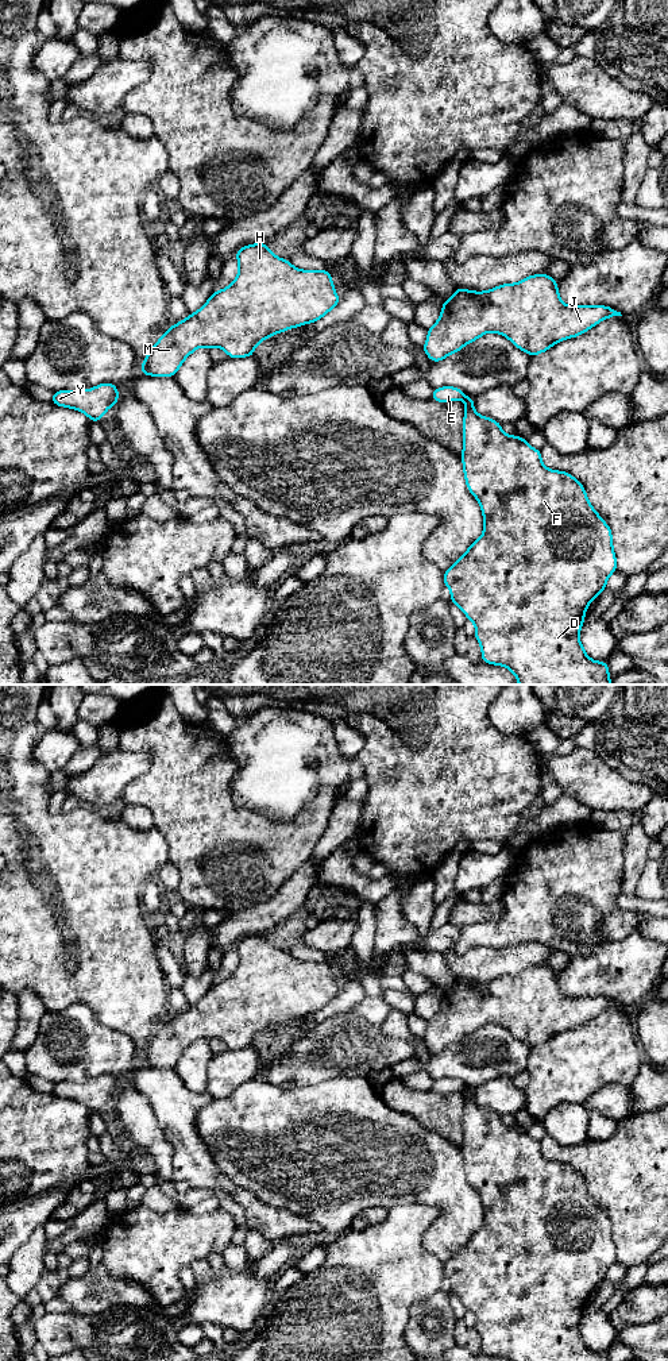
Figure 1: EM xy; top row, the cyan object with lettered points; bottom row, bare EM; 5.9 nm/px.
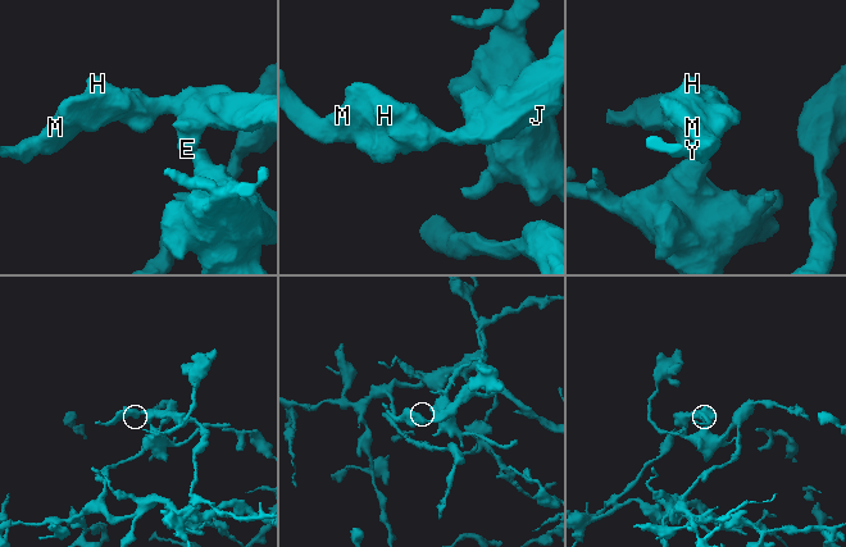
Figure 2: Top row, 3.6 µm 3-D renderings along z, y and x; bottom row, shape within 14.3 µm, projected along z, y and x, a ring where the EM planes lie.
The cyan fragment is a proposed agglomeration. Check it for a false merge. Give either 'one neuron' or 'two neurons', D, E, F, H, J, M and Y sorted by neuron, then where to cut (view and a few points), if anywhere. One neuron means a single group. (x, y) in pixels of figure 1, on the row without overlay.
two neurons | D F / E H J M Y | xy (467, 1088), (463, 1091)

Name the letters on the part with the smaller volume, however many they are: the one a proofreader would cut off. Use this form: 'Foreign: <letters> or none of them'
Foreign: D, F

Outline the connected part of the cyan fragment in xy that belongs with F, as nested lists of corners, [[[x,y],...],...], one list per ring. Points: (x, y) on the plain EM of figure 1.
[[[474,1090],[464,1092],[466,1104],[463,1109],[463,1163],[470,1184],[478,1191],[484,1210],[482,1227],[444,1262],[444,1276],[451,1281],[451,1293],[456,1295],[475,1316],[475,1330],[480,1335],[482,1353],[503,1357],[509,1361],[609,1361],[607,1353],[595,1353],[587,1347],[580,1330],[580,1319],[584,1315],[584,1306],[594,1289],[605,1280],[610,1266],[617,1261],[617,1249],[613,1239],[610,1218],[596,1204],[587,1190],[583,1176],[567,1163],[547,1160],[541,1153],[541,1142],[533,1140],[524,1129],[509,1127],[502,1122],[498,1113],[480,1107],[474,1100]]]

